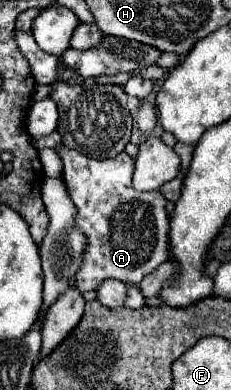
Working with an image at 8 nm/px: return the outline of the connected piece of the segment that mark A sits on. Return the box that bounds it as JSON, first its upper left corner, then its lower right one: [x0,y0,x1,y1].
[55,145,169,293]

